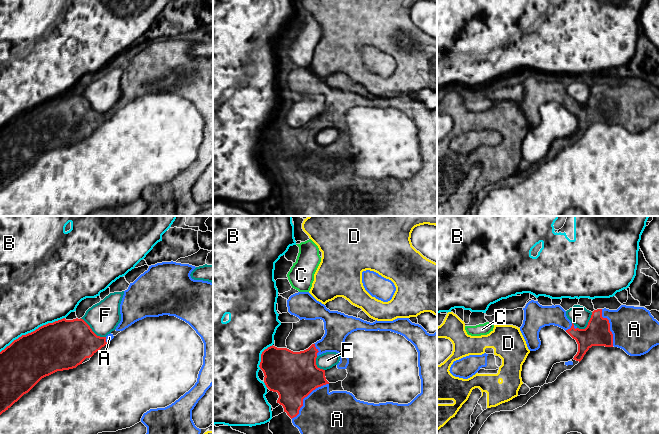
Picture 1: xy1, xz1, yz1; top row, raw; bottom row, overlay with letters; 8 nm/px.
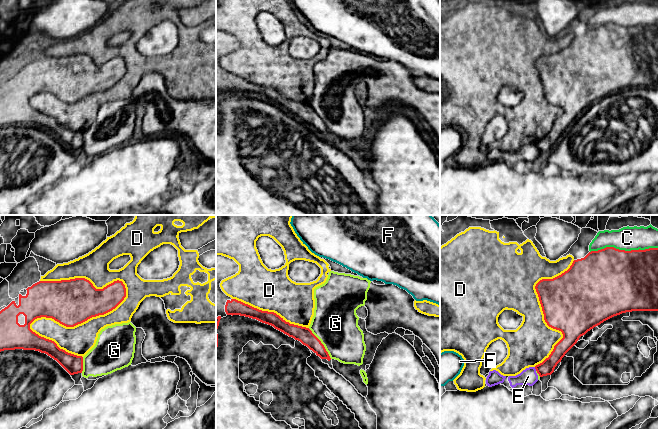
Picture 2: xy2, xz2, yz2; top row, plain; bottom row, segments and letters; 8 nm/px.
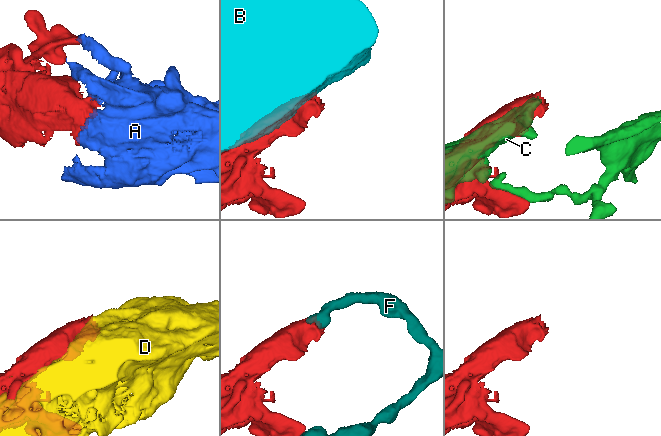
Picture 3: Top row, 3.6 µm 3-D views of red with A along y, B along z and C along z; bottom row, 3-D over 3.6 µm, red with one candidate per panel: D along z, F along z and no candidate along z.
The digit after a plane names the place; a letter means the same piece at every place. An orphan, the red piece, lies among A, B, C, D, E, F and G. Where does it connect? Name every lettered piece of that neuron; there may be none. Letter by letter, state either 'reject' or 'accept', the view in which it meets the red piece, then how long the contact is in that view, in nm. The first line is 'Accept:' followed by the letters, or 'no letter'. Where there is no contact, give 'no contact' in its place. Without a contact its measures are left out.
Accept: A
A: accept; contact in xz1; length 420 nm
B: reject; contact in xy1; length 600 nm
C: reject; contact in yz2; length 550 nm
D: reject; contact in xy2; length 850 nm
E: reject; contact in yz2; length 40 nm
F: reject; contact in xy1; length 260 nm
G: reject; contact in xz2; length 320 nm

